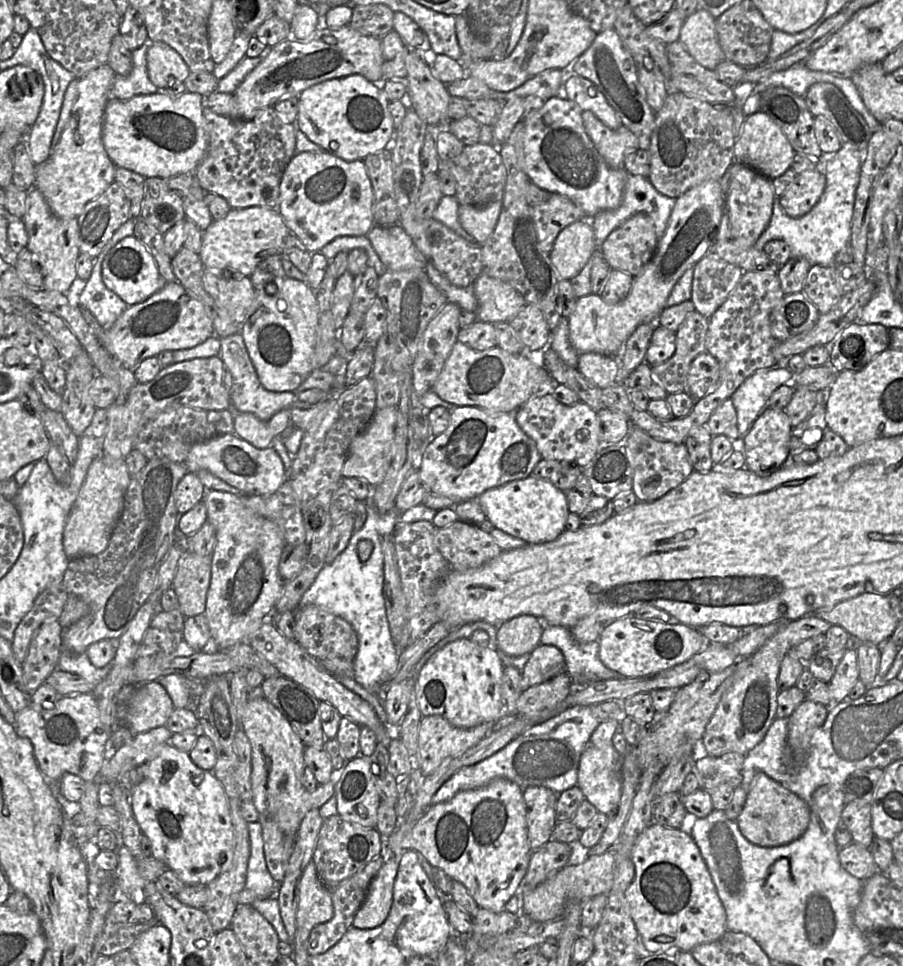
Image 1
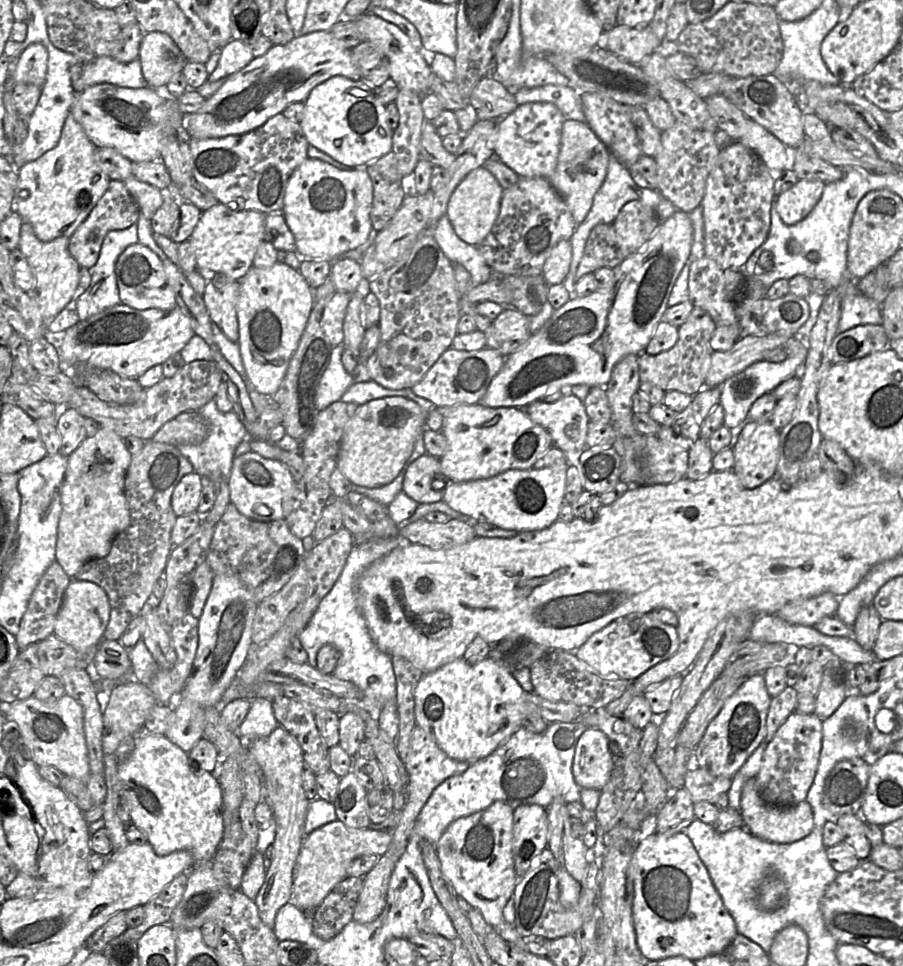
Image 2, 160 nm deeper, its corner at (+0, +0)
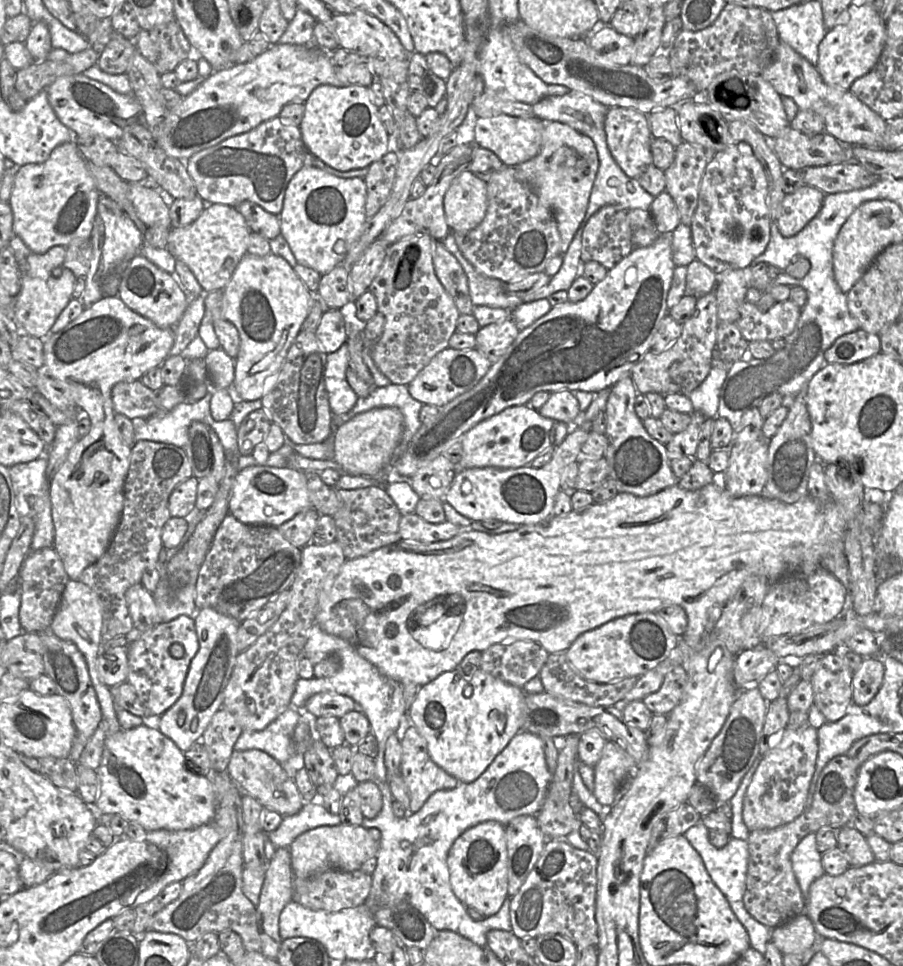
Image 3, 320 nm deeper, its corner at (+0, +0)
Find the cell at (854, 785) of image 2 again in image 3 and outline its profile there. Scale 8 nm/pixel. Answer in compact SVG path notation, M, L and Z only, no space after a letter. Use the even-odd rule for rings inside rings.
M847 755L832 758L818 777L812 804L808 809L787 824L749 833L744 905L746 910L760 923L773 929L805 912L805 898L792 868L791 854L797 844L809 833L816 833L823 827L837 831L850 824L856 812L854 788L858 768Z

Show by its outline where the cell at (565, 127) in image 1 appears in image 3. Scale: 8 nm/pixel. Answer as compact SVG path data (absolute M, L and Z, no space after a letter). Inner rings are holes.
M506 114L478 118L475 126L476 145L492 151L505 166L515 167L534 158L541 150L545 122L537 117L522 119Z

